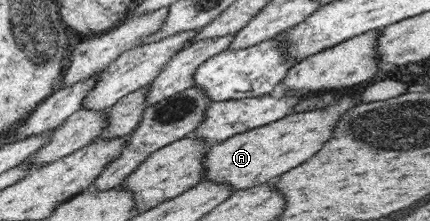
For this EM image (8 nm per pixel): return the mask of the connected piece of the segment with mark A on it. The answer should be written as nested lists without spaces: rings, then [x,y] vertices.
[[[351,95],[339,97],[338,103],[332,107],[317,108],[312,111],[305,111],[287,115],[275,122],[266,124],[248,130],[247,132],[236,134],[227,140],[212,144],[211,148],[204,156],[204,178],[203,180],[212,180],[217,184],[230,184],[232,190],[245,190],[251,186],[261,186],[265,184],[269,178],[281,176],[287,170],[291,170],[293,166],[299,166],[301,162],[309,160],[321,146],[323,142],[327,142],[333,134],[333,124],[339,120],[339,116],[343,116],[347,110],[358,108],[360,106],[360,95]]]

